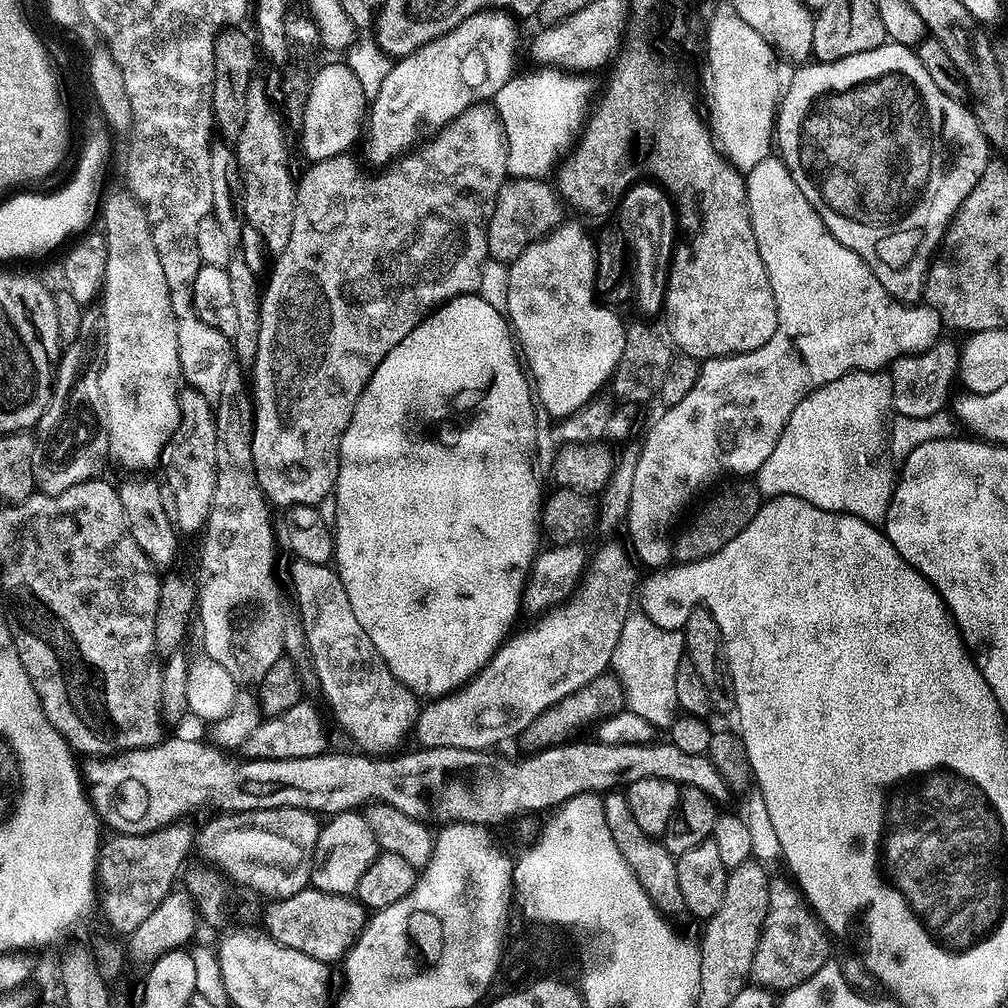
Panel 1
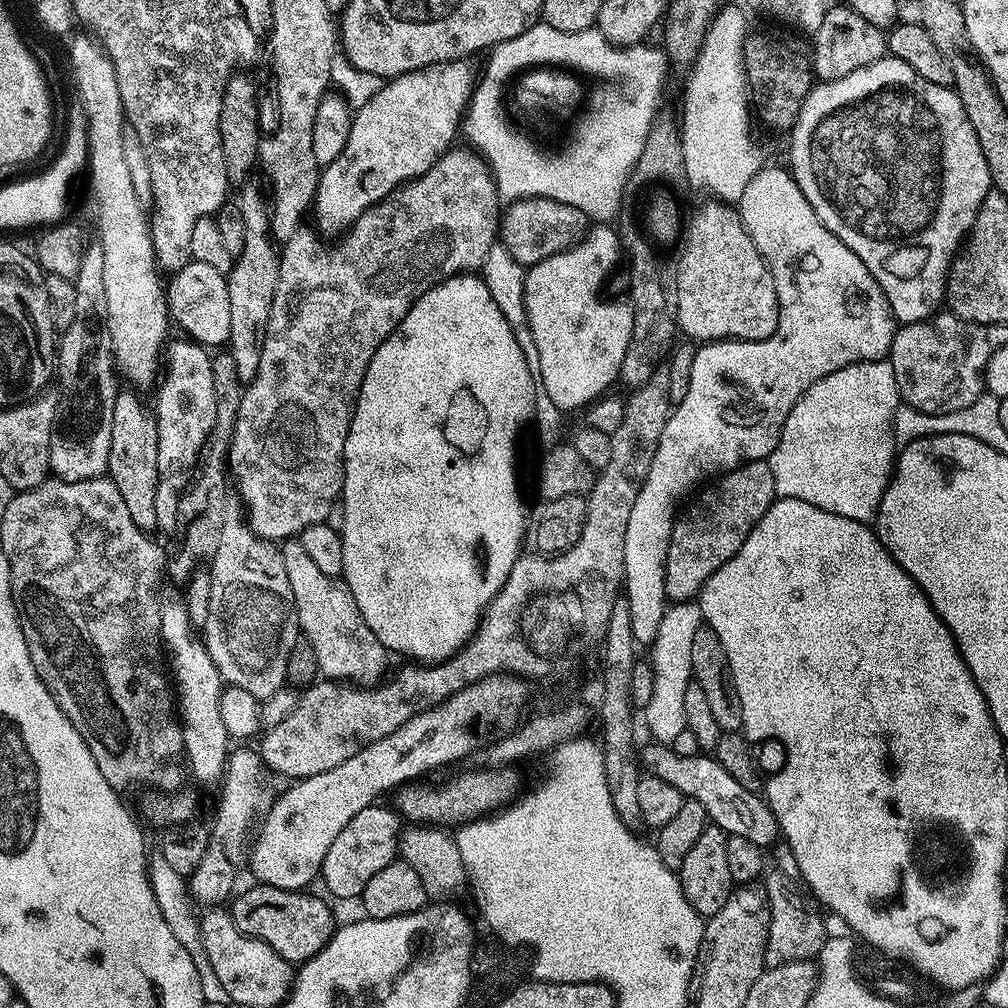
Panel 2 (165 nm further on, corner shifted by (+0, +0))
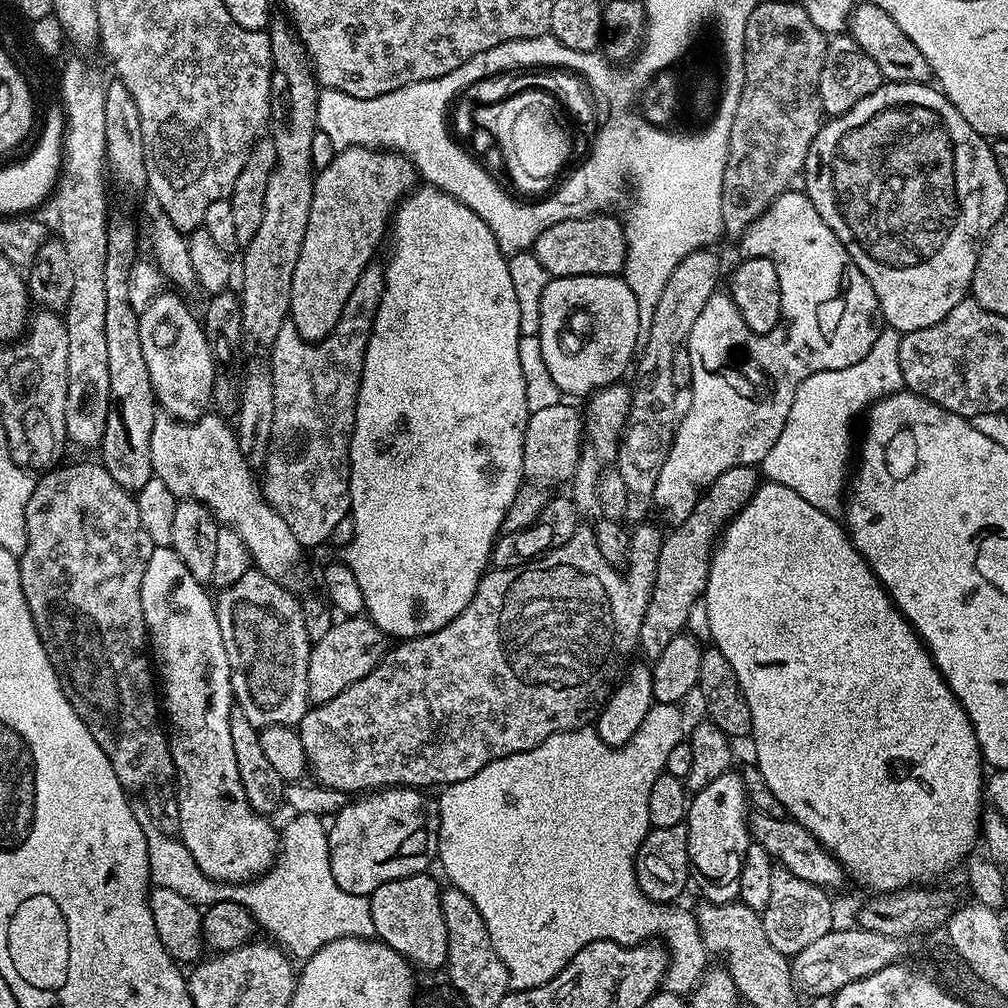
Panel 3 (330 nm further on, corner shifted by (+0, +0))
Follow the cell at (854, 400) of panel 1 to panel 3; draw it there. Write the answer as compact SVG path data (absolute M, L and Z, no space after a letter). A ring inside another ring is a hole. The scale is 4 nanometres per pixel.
M881 327L874 346L870 346L870 354L866 354L862 362L842 366L842 370L810 374L806 382L798 384L798 394L794 394L794 406L790 406L786 426L782 426L782 434L778 434L774 450L766 454L762 465L763 475L771 483L794 490L794 494L806 498L810 506L818 506L818 510L830 517L835 517L836 511L845 507L846 485L854 460L852 419L859 412L860 415L867 413L882 397L904 388L902 366L898 366L900 338L901 333L896 329Z

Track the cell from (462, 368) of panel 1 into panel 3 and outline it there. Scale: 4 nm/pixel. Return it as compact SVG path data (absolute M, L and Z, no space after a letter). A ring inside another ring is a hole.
M420 186L400 201L400 206L396 209L390 221L390 240L391 236L392 257L389 258L388 264L383 265L384 293L372 323L370 342L366 346L366 358L362 366L362 378L360 379L360 389L358 390L358 402L356 403L356 421L352 431L350 450L348 451L348 469L350 470L348 493L352 499L350 515L352 521L354 521L354 538L346 548L346 552L348 552L346 563L350 566L350 570L354 570L354 578L358 578L358 586L362 586L362 598L364 599L367 618L375 623L388 638L393 638L393 636L400 636L396 638L415 638L436 632L442 626L449 624L454 618L458 618L458 614L462 614L462 610L466 610L466 606L474 598L476 587L480 584L480 577L484 575L489 567L492 558L492 547L495 546L498 537L501 535L504 519L510 510L510 502L514 502L514 494L518 494L520 485L525 483L526 480L524 474L524 431L528 425L530 407L528 408L528 384L524 381L524 368L520 365L522 337L519 332L518 299L515 298L514 285L510 280L510 270L508 269L509 257L505 256L504 251L498 246L490 226L486 226L486 222L482 222L482 218L478 218L478 214L474 214L474 210L470 210L470 206L458 202L458 198L454 198L450 194L431 186Z

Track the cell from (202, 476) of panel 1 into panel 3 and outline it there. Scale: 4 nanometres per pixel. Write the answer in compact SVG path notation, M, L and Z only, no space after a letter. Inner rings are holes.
M161 290L140 313L138 338L142 338L142 358L146 358L146 370L150 370L150 382L156 395L159 407L176 420L191 422L200 419L209 411L212 403L215 374L218 363L212 356L212 348L208 345L203 323L184 305L183 295Z

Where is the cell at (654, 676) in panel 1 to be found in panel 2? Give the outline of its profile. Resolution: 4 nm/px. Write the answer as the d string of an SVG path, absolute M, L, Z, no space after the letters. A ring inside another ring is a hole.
M676 602L665 607L664 617L658 626L658 638L650 645L652 651L652 673L650 679L653 682L653 692L647 697L648 705L644 708L644 720L648 723L648 732L657 744L671 746L674 738L686 729L686 714L682 710L682 698L686 698L686 686L693 683L692 663L690 662L690 650L694 646L694 634L704 624L704 615L696 602Z

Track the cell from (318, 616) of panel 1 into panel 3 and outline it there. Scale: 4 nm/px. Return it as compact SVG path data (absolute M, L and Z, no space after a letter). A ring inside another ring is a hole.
M167 414L157 415L150 434L152 474L162 478L170 494L180 500L196 500L212 509L221 525L233 528L244 539L255 571L265 572L289 590L300 584L300 563L305 545L294 538L294 530L286 526L286 518L265 501L261 485L249 468L236 441L233 425L219 414L205 414L198 420L185 422Z

